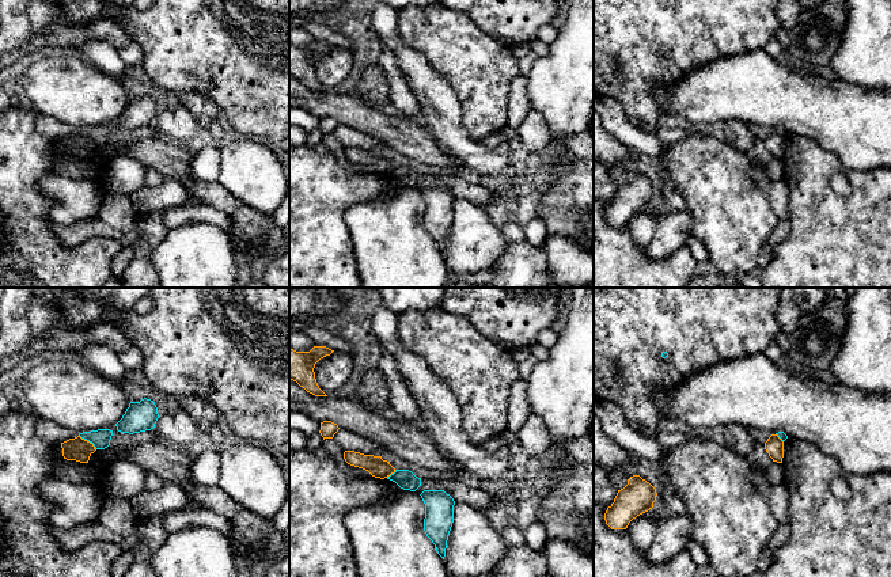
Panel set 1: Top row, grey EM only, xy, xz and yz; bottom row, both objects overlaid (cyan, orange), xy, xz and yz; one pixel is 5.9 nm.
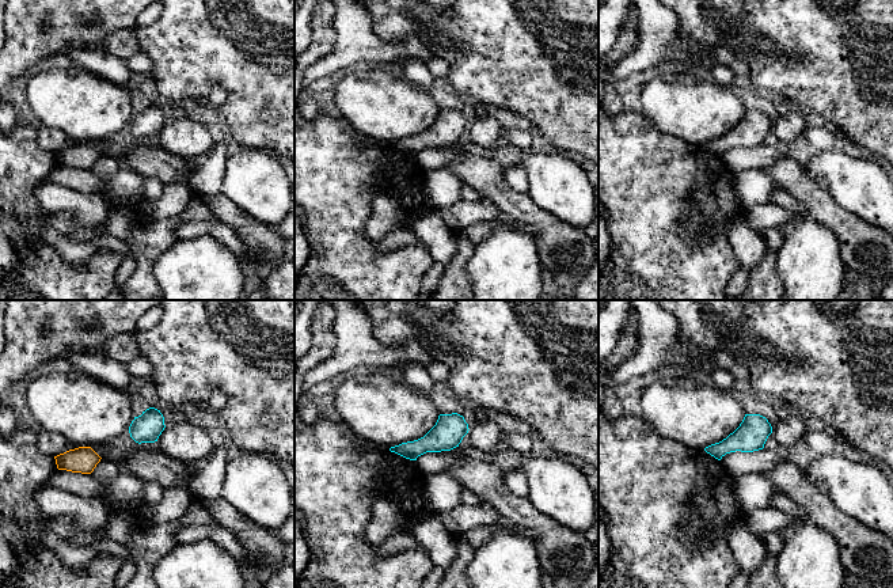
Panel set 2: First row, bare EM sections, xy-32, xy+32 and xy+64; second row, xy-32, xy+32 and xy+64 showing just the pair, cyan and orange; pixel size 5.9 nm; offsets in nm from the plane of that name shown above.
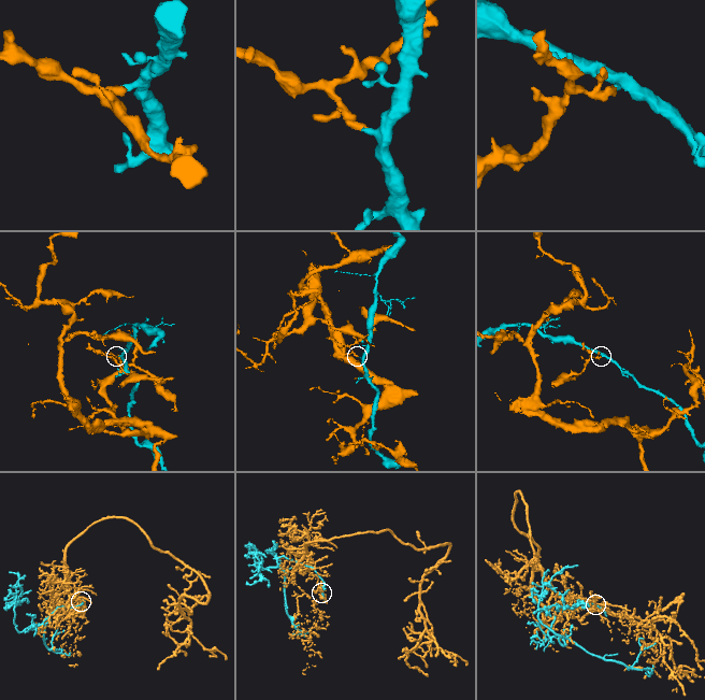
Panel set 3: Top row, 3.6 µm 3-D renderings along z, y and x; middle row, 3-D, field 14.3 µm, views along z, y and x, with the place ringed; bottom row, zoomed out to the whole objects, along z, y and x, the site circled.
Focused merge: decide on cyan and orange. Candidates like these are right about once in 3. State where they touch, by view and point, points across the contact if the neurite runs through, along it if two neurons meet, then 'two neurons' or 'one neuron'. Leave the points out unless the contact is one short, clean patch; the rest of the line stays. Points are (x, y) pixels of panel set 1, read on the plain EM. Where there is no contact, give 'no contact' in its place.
contact xy (88, 136); border xy (79, 131), (88, 136), (95, 145); two neurons

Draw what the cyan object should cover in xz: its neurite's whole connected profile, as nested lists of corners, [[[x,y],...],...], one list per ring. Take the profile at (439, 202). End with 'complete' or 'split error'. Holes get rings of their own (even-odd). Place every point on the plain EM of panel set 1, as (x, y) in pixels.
[[[424,186],[420,191],[425,200],[424,227],[444,255],[455,197],[444,186]]]; complete

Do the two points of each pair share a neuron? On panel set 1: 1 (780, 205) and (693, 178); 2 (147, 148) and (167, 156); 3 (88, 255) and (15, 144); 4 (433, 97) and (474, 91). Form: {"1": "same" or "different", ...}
{"1": "different", "2": "same", "3": "same", "4": "different"}

